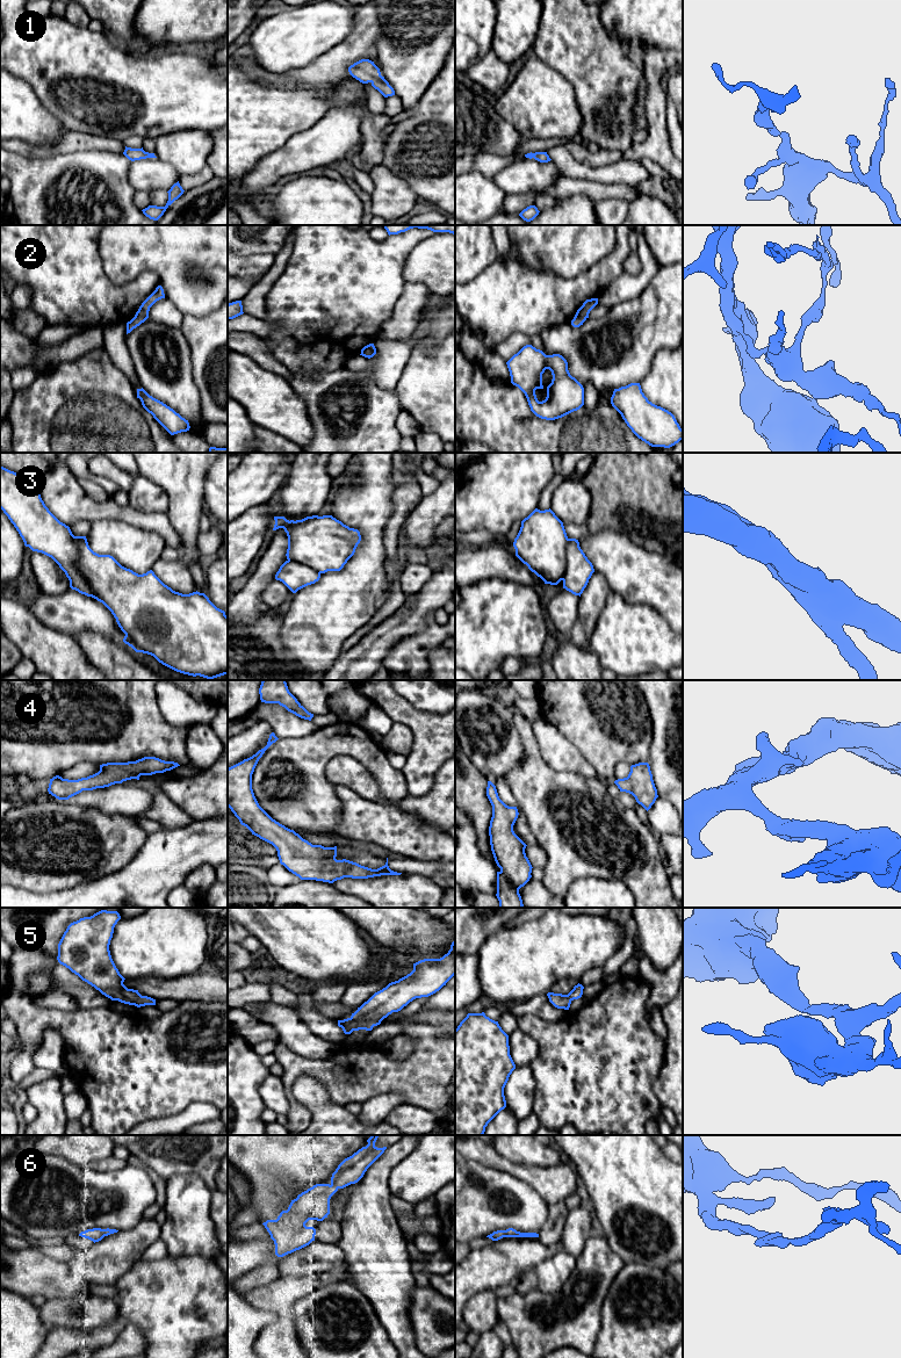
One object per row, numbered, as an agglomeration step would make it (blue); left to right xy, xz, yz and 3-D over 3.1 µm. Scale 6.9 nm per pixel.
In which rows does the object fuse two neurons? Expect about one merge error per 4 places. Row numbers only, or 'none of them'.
none of them

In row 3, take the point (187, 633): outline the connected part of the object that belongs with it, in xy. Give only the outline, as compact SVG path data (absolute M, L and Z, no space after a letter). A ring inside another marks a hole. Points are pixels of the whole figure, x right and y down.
M0 465L0 508L14 525L24 546L51 557L65 572L70 587L102 602L114 615L125 634L123 642L136 652L153 656L163 665L188 676L214 679L228 674L228 616L204 593L182 594L165 585L152 570L138 575L122 566L110 555L94 552L86 536L74 536L69 526L60 522L45 506L38 487L21 475Z

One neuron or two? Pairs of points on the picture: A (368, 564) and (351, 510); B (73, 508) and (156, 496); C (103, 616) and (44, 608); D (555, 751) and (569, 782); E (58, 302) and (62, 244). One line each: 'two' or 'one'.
A: one
B: two
C: one
D: two
E: one

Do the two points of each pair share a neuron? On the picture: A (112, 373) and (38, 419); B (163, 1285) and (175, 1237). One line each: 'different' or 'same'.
A: same
B: different

